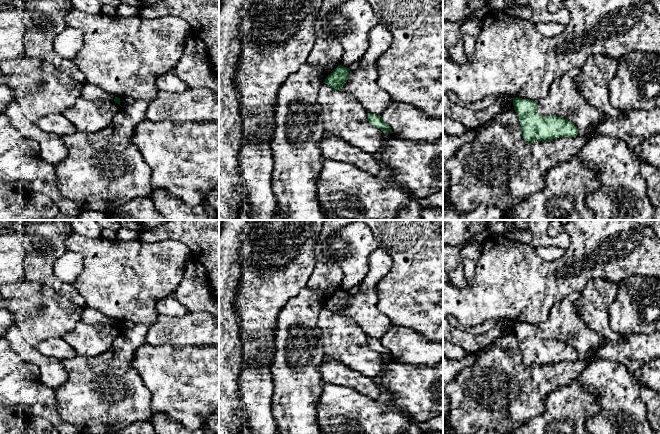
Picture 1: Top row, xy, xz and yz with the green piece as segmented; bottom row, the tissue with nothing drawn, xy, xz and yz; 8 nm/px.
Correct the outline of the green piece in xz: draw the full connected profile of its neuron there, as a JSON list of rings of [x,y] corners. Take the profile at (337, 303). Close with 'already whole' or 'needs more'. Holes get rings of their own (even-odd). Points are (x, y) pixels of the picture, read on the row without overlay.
[[[339,289],[324,305],[329,311],[336,314],[342,314],[344,308],[348,304],[348,298],[350,293]]] | already whole

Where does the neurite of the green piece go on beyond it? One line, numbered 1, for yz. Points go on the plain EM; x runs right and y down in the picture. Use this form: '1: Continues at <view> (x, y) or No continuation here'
1: No continuation here

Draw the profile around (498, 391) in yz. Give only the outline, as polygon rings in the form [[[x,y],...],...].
[[[515,334],[500,335],[490,344],[470,366],[465,367],[455,379],[447,383],[443,390],[449,398],[449,413],[446,419],[447,427],[458,434],[475,434],[480,429],[498,430],[501,434],[509,434],[514,429],[542,414],[545,411],[547,396],[562,387],[576,381],[588,362],[578,358],[576,361],[562,361],[547,365],[535,364],[528,367],[523,362],[523,356]]]

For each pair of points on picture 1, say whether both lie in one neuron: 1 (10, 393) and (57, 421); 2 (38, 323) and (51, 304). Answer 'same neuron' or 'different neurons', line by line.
1: same neuron
2: same neuron

